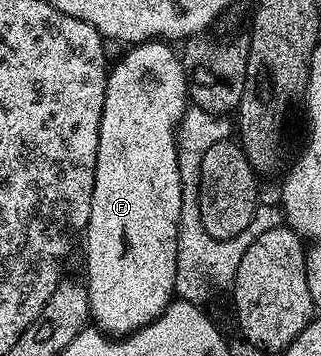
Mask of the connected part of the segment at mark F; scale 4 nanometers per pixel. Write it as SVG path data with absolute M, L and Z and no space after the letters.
M162 40L131 45L106 75L92 208L84 231L84 285L93 325L107 336L129 336L141 326L156 321L176 294L178 221L182 207L176 131L182 113L188 108L188 82L186 86L183 59L179 55L178 59L170 46L173 45Z

